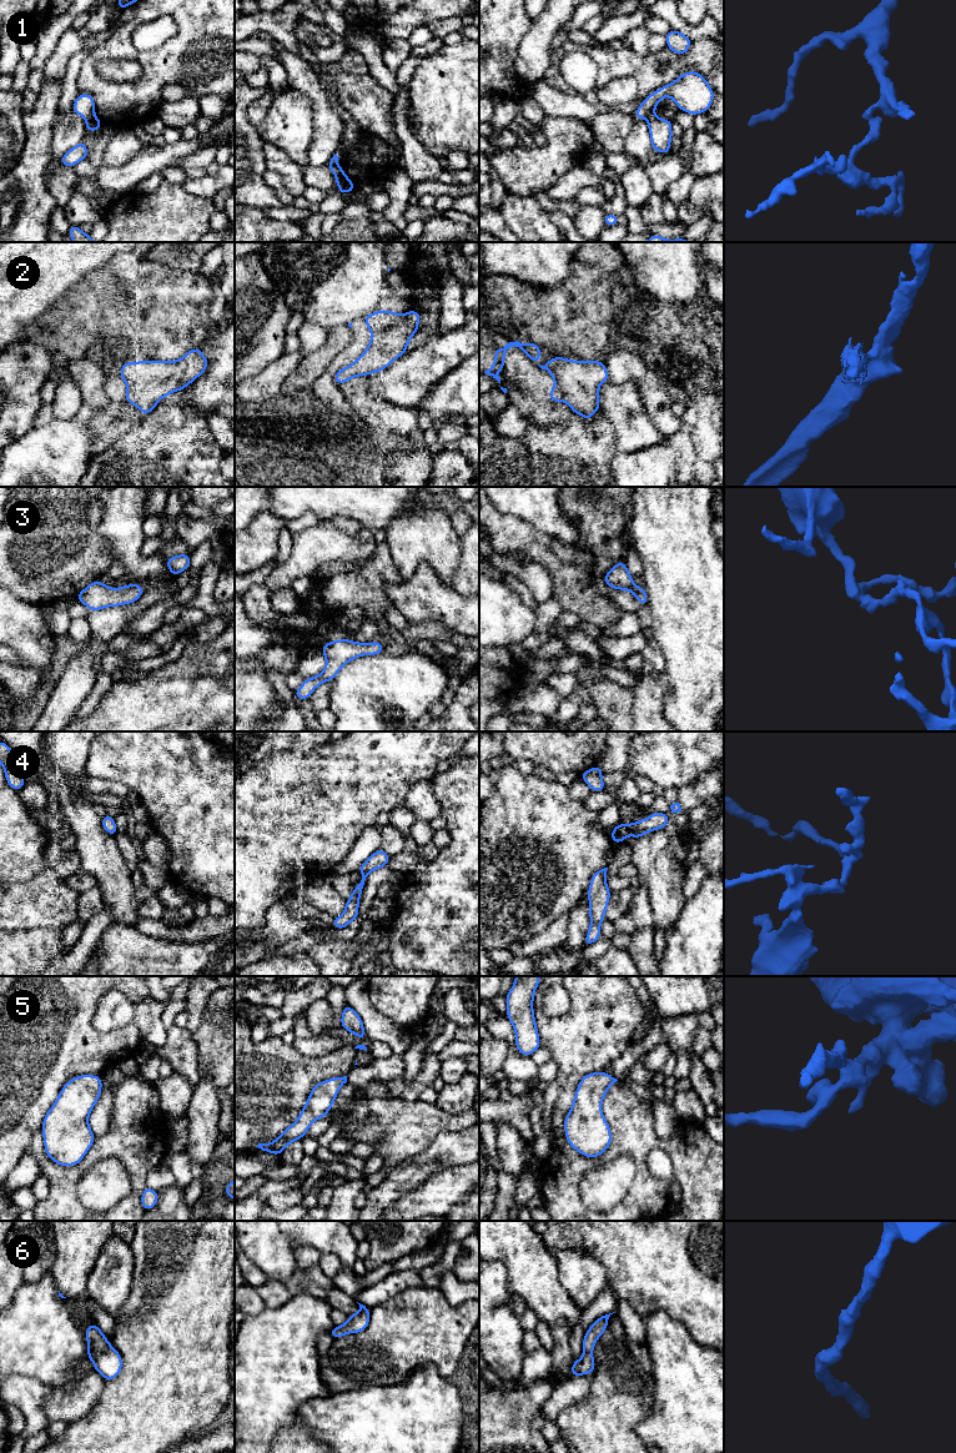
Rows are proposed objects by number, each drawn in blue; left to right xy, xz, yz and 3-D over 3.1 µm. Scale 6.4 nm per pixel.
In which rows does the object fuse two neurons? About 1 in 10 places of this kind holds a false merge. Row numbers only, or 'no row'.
1

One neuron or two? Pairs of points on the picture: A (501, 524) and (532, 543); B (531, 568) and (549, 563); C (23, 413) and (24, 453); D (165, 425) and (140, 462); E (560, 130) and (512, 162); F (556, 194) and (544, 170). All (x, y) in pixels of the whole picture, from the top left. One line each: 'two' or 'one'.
A: one
B: two
C: two
D: one
E: one
F: two

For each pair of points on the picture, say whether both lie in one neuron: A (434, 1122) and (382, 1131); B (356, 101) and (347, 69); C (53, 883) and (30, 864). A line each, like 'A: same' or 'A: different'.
A: same
B: same
C: different

